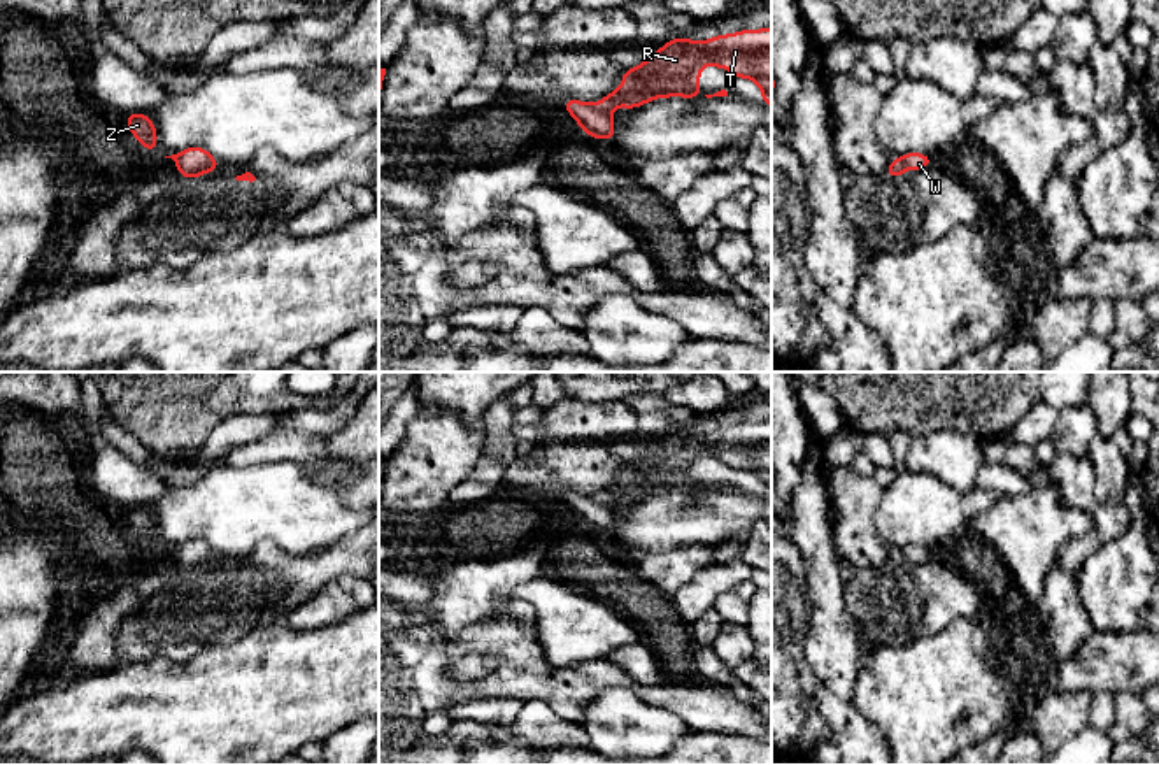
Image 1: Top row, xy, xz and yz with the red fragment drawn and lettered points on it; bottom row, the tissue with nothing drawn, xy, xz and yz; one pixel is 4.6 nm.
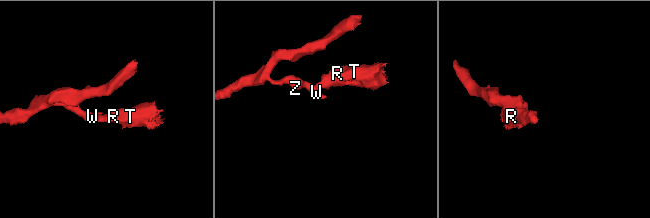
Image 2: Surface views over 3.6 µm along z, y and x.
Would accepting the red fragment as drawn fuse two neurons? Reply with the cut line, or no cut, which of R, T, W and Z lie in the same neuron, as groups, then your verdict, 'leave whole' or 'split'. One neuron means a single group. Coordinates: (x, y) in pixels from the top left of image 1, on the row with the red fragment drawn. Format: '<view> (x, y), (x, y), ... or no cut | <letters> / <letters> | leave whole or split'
xz (597, 104), (611, 113) | R T / W Z | split

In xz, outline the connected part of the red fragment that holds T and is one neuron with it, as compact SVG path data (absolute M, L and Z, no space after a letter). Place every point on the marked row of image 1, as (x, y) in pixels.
M771 28L717 33L701 42L675 37L643 63L626 68L621 86L607 93L598 105L614 112L619 104L628 111L656 98L700 98L700 75L705 65L728 68L731 79L754 81L763 104L771 107Z

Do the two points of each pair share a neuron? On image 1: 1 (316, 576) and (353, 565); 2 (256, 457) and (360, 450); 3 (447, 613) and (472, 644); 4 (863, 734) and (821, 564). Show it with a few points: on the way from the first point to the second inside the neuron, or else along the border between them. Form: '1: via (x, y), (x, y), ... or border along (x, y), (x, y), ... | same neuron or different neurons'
1: via (325, 567), (344, 565) | same neuron
2: border along (323, 437), (334, 455), (360, 465) | different neurons
3: border along (502, 618), (474, 623), (455, 637), (423, 627) | different neurons
4: via (835, 692), (835, 650), (828, 606) | same neuron

